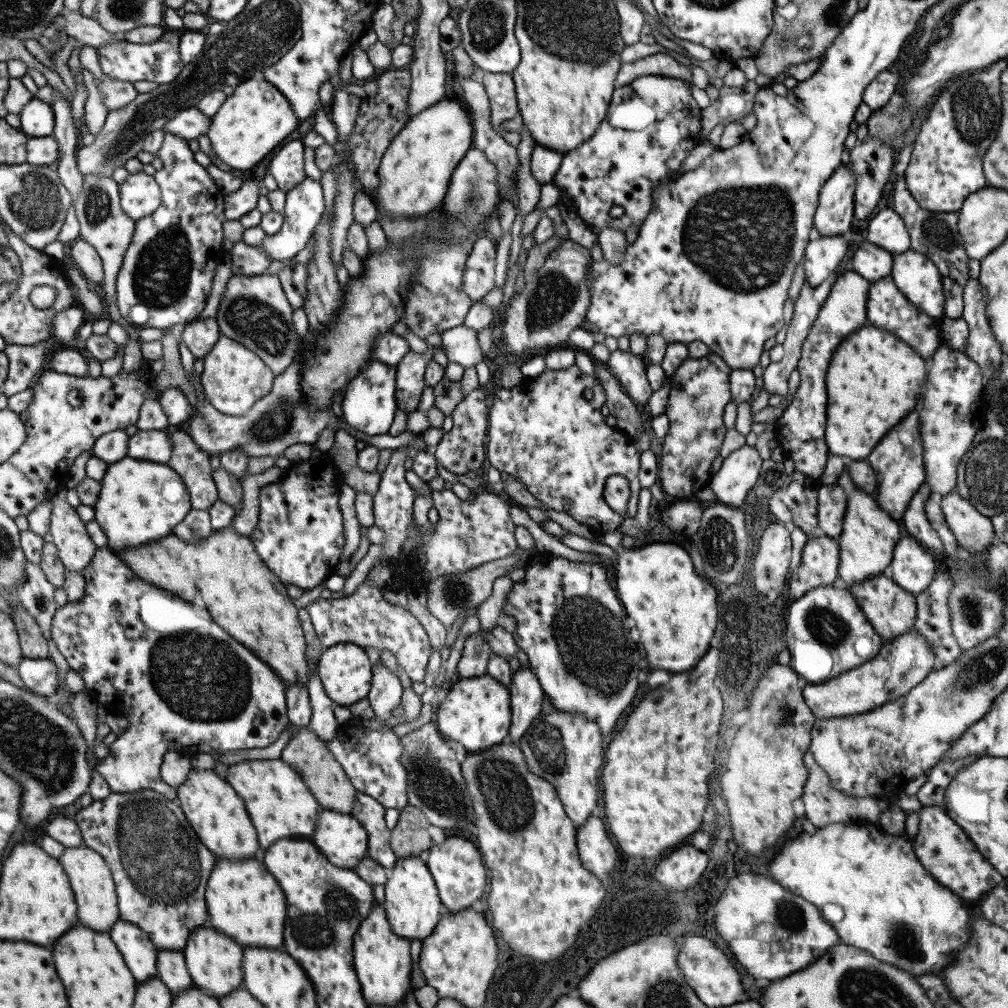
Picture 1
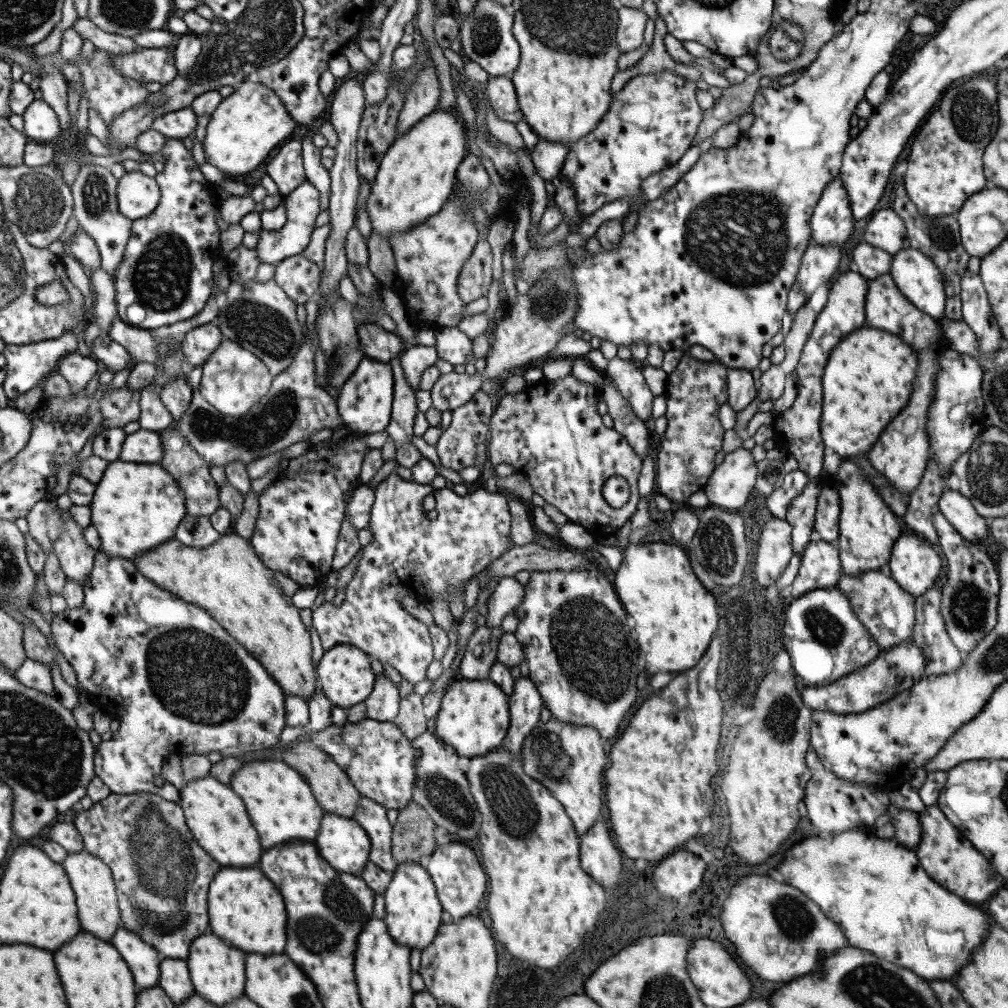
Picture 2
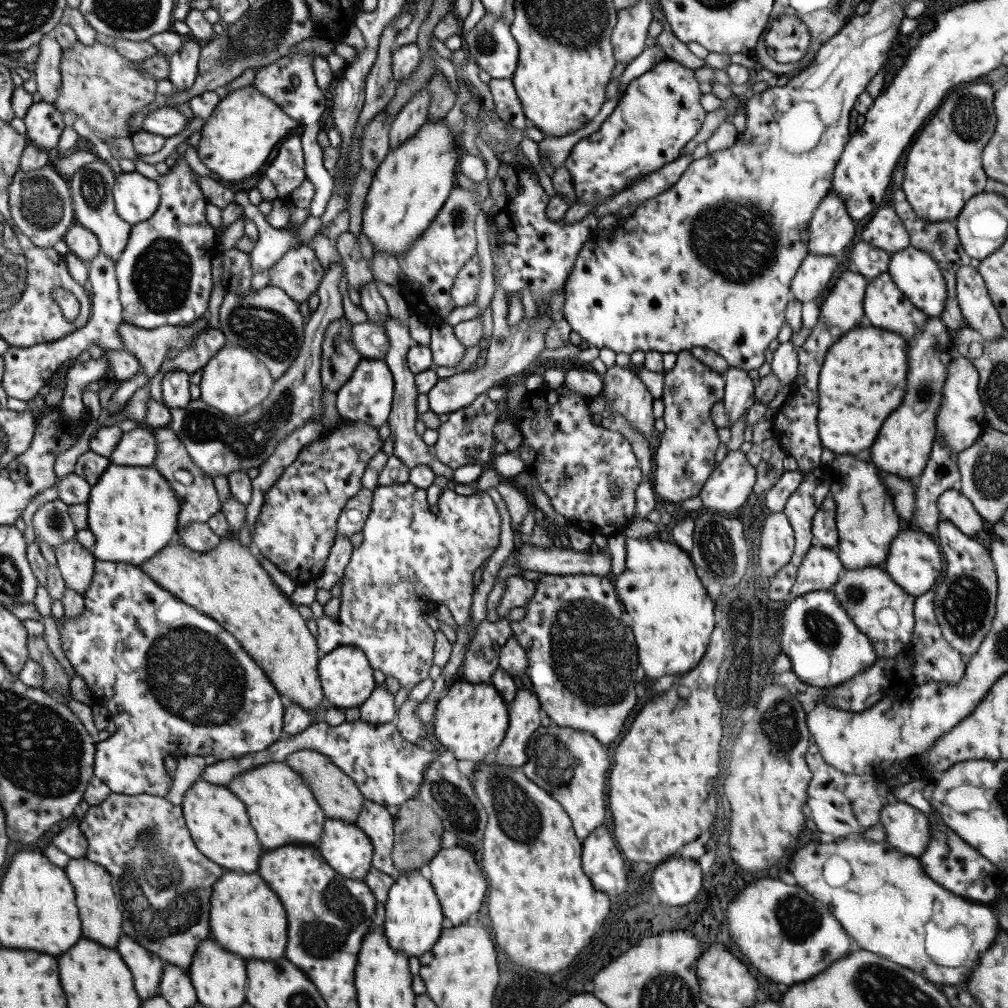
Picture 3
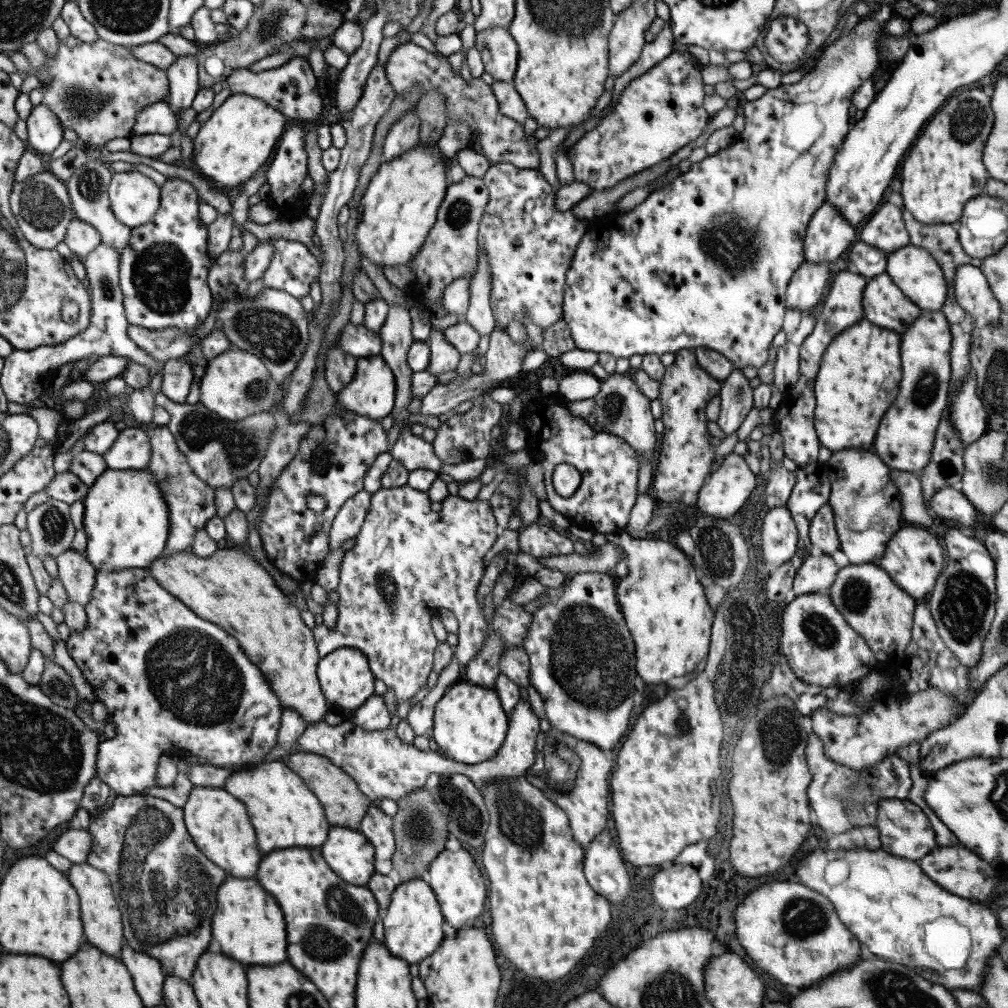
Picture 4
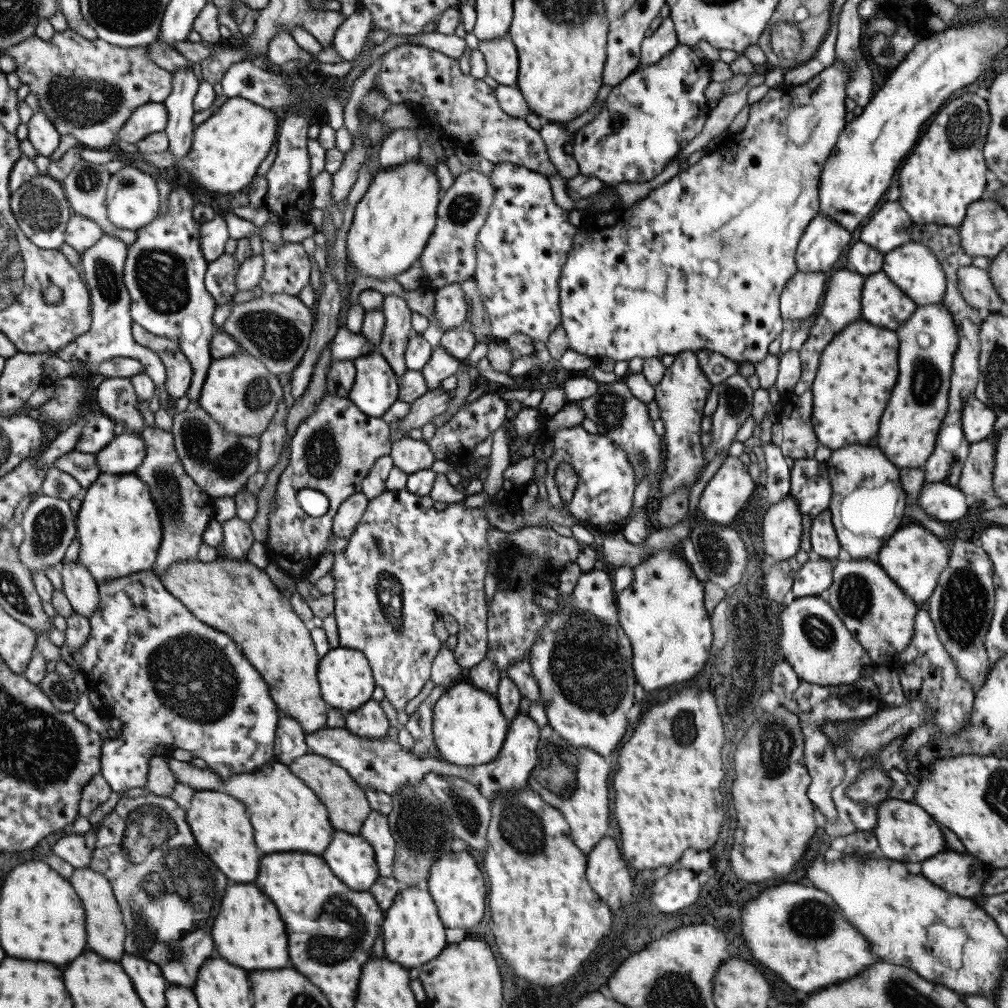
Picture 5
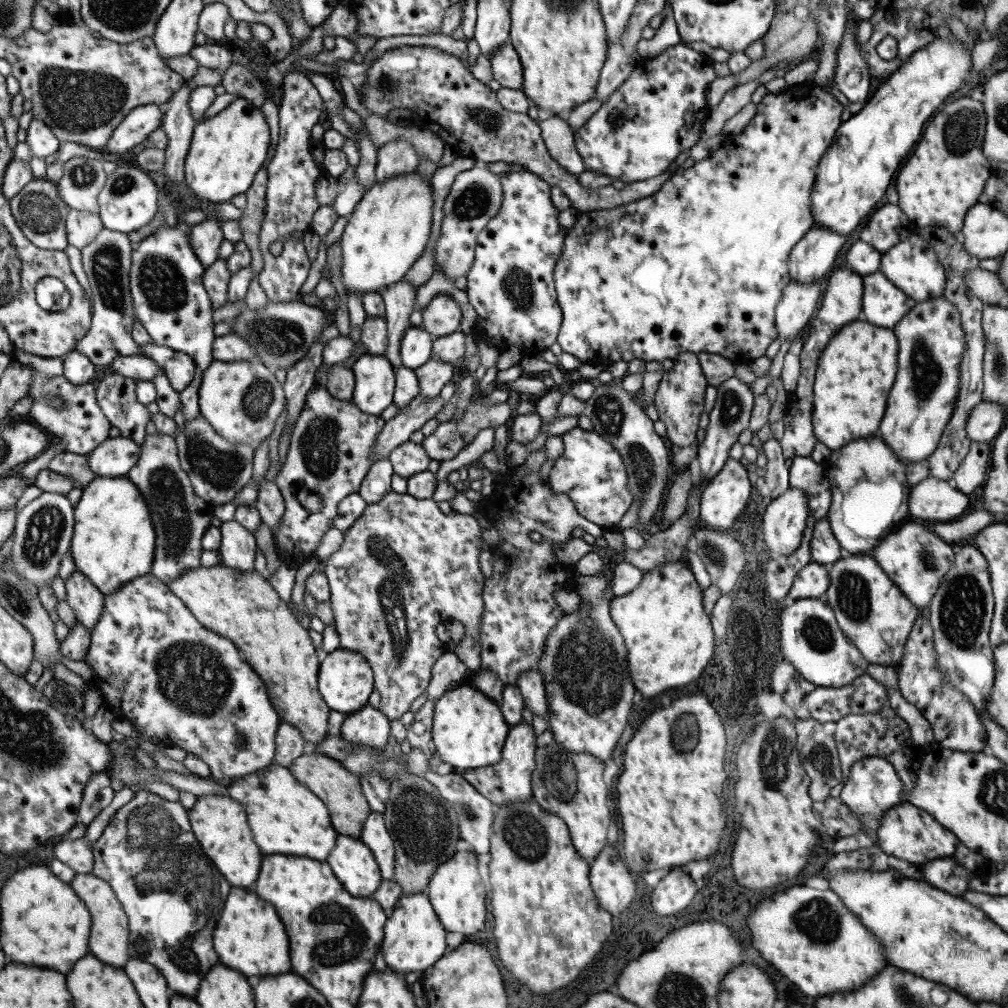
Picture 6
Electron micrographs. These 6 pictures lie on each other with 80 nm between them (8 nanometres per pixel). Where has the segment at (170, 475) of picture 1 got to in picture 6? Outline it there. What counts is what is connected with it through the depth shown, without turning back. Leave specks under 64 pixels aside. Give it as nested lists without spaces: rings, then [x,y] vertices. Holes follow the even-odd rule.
[[[94,476],[82,488],[79,500],[73,507],[73,516],[74,525],[68,550],[73,557],[75,572],[89,580],[102,595],[112,595],[124,583],[150,572],[155,531],[141,493],[126,476]]]

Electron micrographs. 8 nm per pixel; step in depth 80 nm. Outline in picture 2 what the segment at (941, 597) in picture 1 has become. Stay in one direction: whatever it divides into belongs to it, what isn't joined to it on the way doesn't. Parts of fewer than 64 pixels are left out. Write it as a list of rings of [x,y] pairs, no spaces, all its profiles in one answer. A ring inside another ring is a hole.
[[[937,586],[928,588],[926,592],[914,598],[914,626],[911,640],[921,649],[921,652],[926,657],[922,678],[925,678],[927,675],[938,675],[939,673],[955,670],[963,661],[964,654],[951,643],[947,632],[945,632],[944,620],[940,615],[939,609],[940,599],[941,592],[939,592],[939,587]]]

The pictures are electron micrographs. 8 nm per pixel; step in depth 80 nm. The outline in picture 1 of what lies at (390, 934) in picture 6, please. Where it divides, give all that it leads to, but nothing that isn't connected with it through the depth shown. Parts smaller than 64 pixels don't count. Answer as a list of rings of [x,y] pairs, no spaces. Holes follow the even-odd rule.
[[[415,856],[396,859],[391,867],[391,876],[384,880],[383,886],[383,908],[391,932],[409,940],[422,941],[426,936],[429,936],[440,919],[439,908],[442,904],[425,863]]]

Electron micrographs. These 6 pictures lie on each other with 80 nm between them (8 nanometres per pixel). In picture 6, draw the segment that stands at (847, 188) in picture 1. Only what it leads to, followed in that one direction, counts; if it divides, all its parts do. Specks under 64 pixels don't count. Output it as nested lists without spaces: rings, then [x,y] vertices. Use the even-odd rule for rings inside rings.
[[[812,224],[812,228],[789,251],[787,268],[790,281],[811,283],[812,280],[819,280],[831,270],[845,239],[846,236]]]

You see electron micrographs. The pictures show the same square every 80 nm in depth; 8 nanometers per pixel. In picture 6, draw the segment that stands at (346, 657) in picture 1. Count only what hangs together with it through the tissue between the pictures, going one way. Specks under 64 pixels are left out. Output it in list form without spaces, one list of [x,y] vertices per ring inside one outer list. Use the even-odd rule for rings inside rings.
[[[341,647],[323,657],[318,664],[316,681],[320,698],[327,708],[346,714],[354,713],[368,705],[369,694],[374,690],[372,670],[364,656]]]

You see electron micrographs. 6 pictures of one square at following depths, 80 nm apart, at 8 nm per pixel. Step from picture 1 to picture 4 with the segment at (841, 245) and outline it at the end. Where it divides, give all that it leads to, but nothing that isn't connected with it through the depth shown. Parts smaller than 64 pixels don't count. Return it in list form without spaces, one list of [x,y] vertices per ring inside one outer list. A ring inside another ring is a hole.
[[[803,261],[791,275],[783,298],[785,309],[799,309],[800,312],[811,307],[823,296],[829,280],[829,263],[810,263]]]

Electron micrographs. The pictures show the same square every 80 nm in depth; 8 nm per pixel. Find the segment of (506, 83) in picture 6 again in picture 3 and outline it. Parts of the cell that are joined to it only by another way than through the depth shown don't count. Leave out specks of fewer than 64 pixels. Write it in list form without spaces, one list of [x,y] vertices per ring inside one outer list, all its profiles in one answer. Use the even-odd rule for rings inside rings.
[[[485,13],[480,20],[464,35],[460,35],[467,56],[472,56],[481,70],[495,79],[507,79],[516,69],[518,44],[510,33],[510,23],[505,17]]]

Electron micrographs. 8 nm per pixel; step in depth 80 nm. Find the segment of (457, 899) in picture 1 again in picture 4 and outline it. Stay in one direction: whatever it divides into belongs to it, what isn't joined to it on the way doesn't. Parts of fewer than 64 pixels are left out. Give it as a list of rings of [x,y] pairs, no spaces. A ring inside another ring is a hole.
[[[462,848],[455,852],[443,849],[428,864],[426,870],[429,873],[427,884],[437,899],[443,920],[456,931],[463,929],[465,925],[475,925],[475,922],[479,920],[479,912],[485,906],[485,894],[487,892],[481,872],[477,869],[469,853]]]

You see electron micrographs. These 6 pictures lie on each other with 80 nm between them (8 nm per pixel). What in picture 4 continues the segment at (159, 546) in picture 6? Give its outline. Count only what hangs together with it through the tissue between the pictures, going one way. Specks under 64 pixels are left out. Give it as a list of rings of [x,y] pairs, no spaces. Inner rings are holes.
[[[146,427],[146,433],[152,454],[145,470],[152,474],[168,508],[168,535],[161,555],[168,557],[176,552],[190,552],[194,532],[198,528],[204,528],[205,523],[216,514],[214,490],[189,468],[186,458],[177,448],[173,435],[166,427]]]

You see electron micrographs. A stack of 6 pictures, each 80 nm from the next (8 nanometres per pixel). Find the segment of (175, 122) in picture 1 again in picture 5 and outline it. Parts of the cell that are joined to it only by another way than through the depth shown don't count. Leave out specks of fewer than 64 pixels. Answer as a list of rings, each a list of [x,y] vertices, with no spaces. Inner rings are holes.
[[[146,103],[135,108],[125,125],[119,129],[114,141],[129,142],[143,140],[145,136],[165,129],[167,112],[162,103]]]

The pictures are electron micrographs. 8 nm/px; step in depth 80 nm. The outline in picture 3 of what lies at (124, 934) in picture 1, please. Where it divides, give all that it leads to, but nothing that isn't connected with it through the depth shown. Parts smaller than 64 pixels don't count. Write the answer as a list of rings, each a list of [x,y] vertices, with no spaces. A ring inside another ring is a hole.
[[[123,934],[117,939],[117,952],[132,974],[132,983],[140,1000],[157,995],[163,967],[160,958]]]

